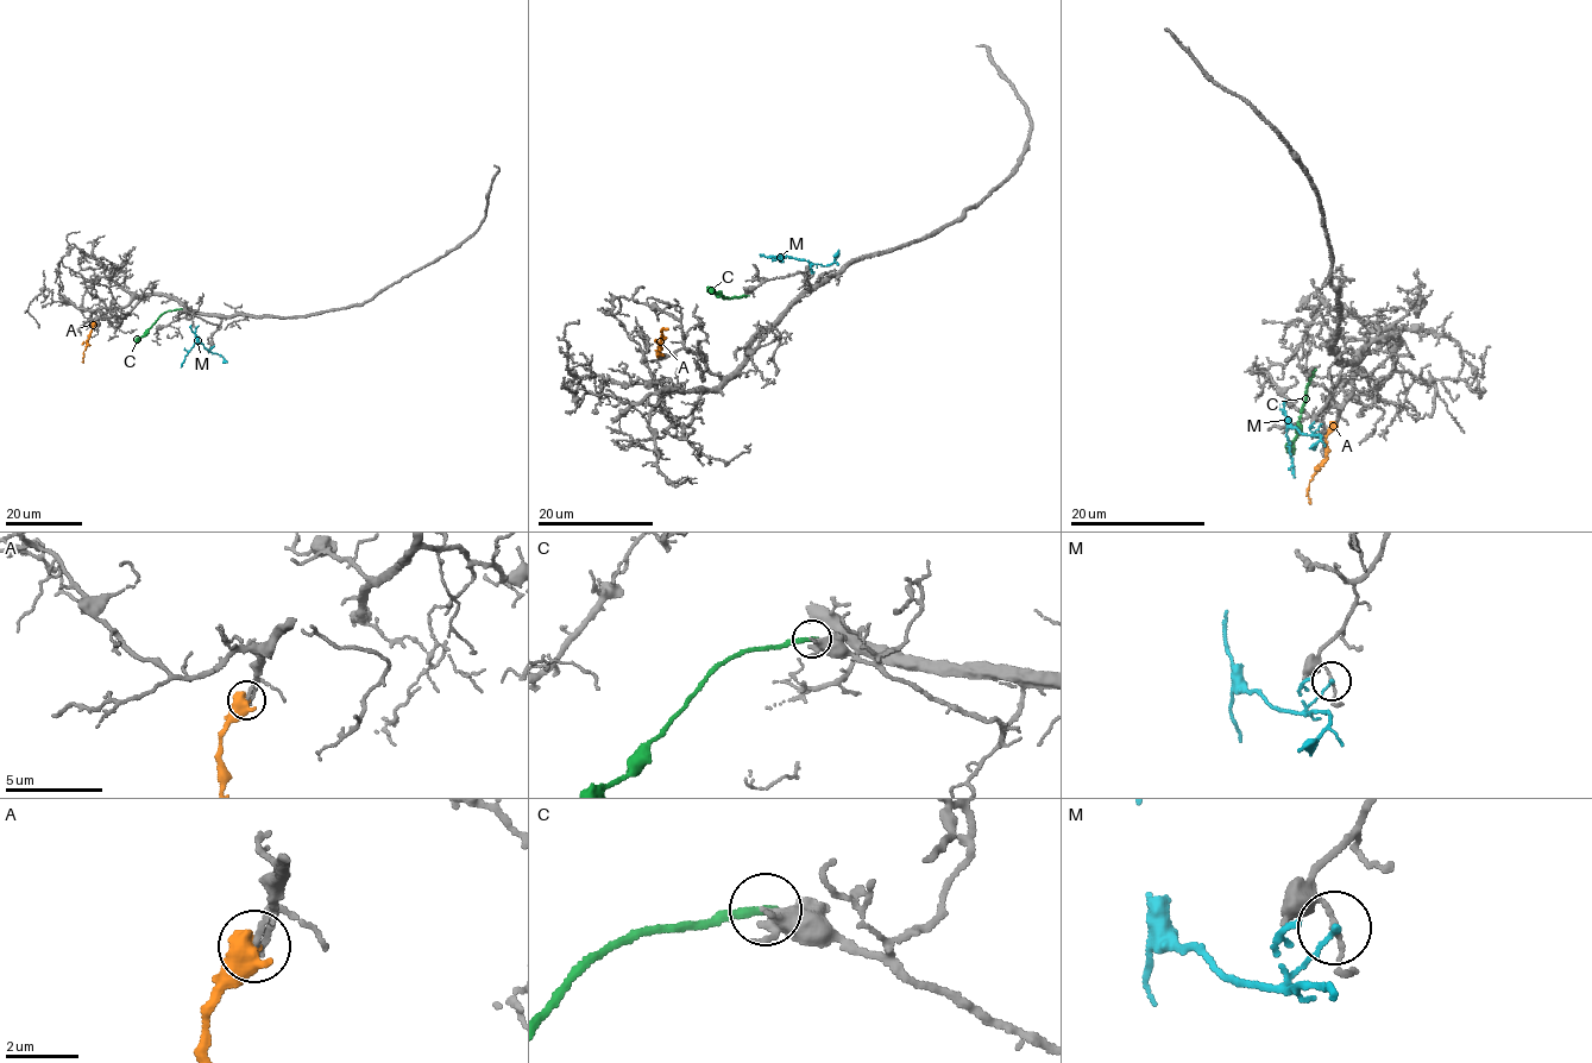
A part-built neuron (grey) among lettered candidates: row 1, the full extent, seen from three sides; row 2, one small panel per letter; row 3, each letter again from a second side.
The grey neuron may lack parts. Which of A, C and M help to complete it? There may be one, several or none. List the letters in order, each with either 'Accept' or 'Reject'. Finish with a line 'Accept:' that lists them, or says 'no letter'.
A: Reject
C: Reject
M: Reject
Accept: no letter

